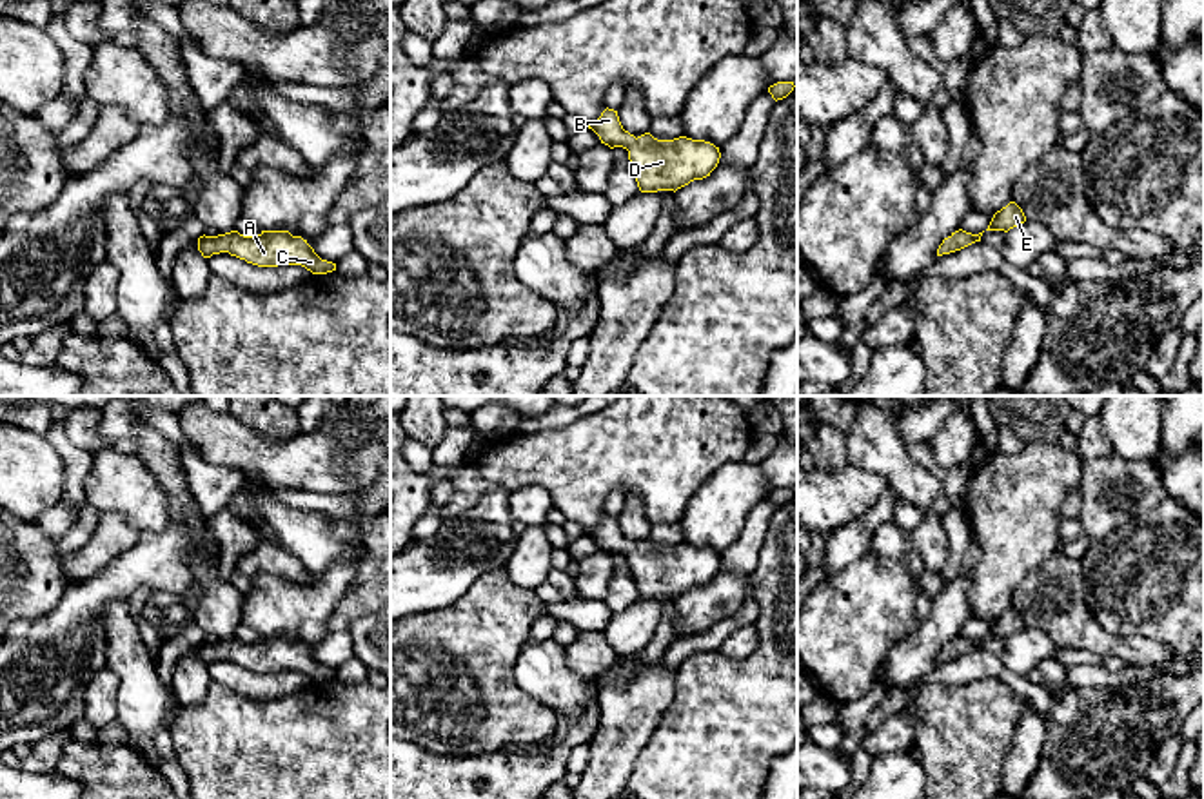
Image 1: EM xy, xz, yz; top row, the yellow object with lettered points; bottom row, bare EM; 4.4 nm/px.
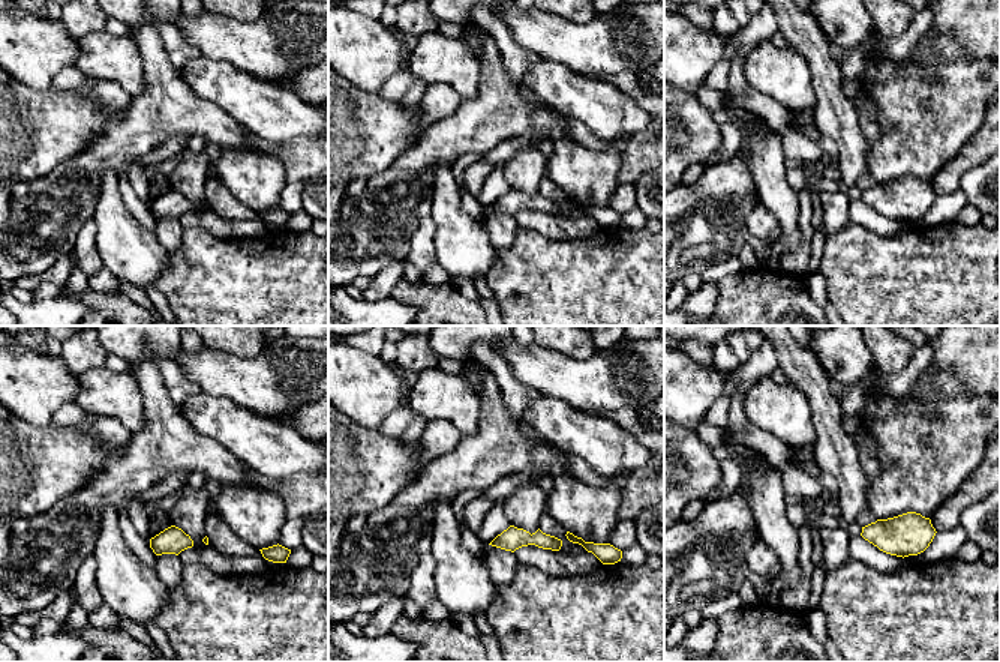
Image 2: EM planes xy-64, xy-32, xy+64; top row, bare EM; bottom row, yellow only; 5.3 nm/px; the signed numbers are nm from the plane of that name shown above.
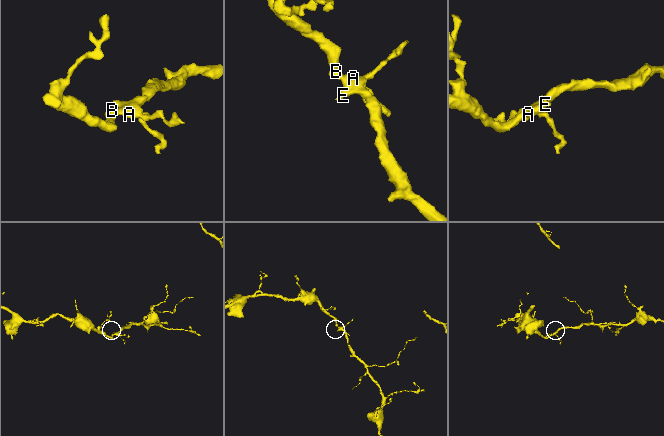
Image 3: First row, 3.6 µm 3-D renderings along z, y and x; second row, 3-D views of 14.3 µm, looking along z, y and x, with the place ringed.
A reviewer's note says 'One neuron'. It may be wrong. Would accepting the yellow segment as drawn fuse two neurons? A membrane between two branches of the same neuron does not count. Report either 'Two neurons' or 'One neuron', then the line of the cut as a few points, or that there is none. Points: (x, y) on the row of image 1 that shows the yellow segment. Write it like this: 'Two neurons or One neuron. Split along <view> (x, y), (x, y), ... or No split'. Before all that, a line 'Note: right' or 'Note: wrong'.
Note: right
One neuron. No split

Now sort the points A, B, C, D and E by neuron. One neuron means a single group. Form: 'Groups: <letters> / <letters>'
Groups: A B C D E

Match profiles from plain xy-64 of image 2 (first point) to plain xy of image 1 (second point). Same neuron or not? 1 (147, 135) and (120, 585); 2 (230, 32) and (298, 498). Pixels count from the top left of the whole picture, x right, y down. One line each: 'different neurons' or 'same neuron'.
1: same neuron
2: different neurons

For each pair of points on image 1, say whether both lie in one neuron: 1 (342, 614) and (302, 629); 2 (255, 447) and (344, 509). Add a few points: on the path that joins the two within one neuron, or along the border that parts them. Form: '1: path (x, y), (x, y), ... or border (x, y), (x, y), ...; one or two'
1: border (342, 596), (329, 618), (329, 631); two
2: border (280, 489), (353, 494); two

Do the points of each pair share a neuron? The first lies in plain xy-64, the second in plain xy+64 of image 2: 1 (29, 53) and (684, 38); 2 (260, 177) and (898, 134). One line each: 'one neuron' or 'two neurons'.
1: one neuron
2: one neuron

